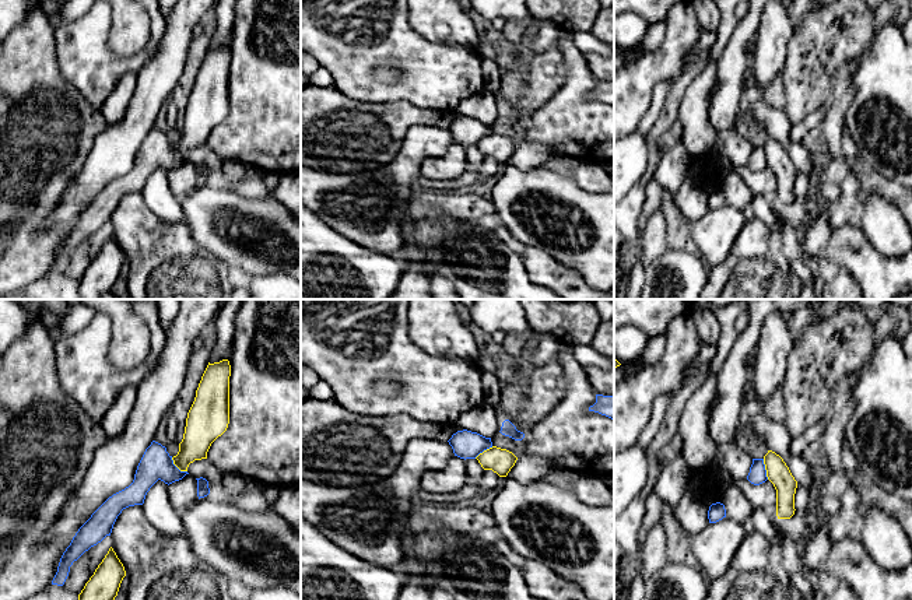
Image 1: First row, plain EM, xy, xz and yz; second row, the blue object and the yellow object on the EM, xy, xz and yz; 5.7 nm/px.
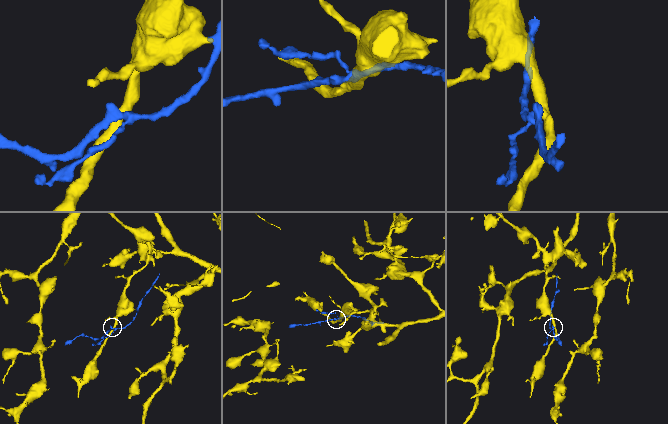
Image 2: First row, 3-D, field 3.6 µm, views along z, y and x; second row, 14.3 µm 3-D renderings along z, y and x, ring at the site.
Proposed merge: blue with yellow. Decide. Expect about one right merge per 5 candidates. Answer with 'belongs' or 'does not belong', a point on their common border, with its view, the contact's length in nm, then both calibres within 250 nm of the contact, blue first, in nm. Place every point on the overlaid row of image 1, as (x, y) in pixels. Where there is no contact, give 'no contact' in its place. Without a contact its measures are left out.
does not belong | yz (764, 469) | 120 nm | 100/140 nm

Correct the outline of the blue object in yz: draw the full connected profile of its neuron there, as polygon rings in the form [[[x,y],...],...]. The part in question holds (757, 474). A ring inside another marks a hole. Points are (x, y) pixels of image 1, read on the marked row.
[[[753,459],[747,480],[754,485],[760,485],[768,480],[764,459]]]

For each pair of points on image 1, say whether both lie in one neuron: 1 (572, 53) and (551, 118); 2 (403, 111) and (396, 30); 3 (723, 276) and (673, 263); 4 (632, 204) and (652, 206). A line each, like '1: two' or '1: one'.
1: one
2: two
3: two
4: two

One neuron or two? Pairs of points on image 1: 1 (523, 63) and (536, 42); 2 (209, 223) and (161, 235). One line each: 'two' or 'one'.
1: two
2: two

